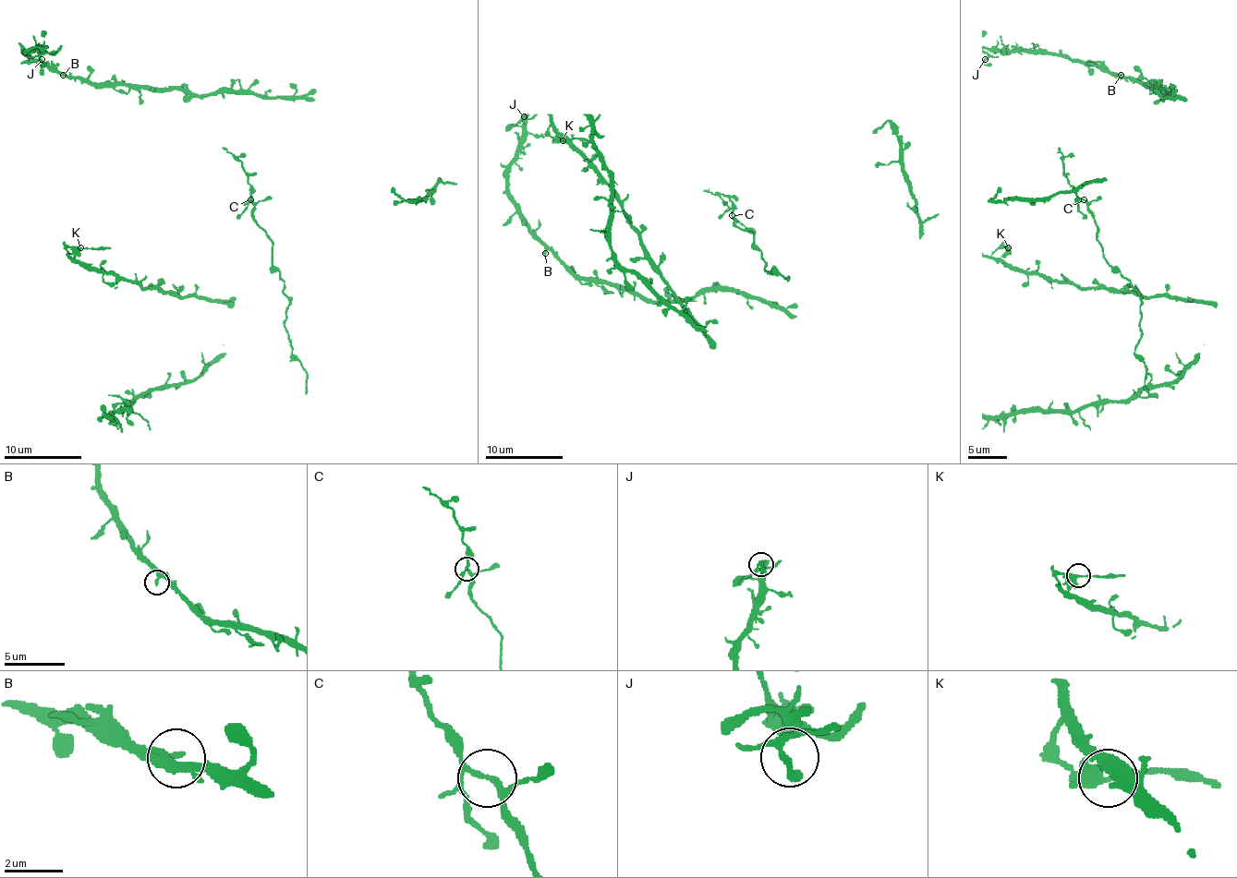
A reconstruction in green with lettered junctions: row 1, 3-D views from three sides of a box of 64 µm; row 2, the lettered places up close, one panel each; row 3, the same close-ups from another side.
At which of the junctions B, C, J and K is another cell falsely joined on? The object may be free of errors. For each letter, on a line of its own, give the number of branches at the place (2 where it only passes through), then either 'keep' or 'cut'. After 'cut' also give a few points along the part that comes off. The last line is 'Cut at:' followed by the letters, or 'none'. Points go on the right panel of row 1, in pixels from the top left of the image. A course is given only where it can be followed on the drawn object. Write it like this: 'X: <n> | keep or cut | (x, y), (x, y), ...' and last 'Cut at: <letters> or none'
B: 3 | keep
C: 4 | keep
J: 3 | keep
K: 4 | keep
Cut at: none

